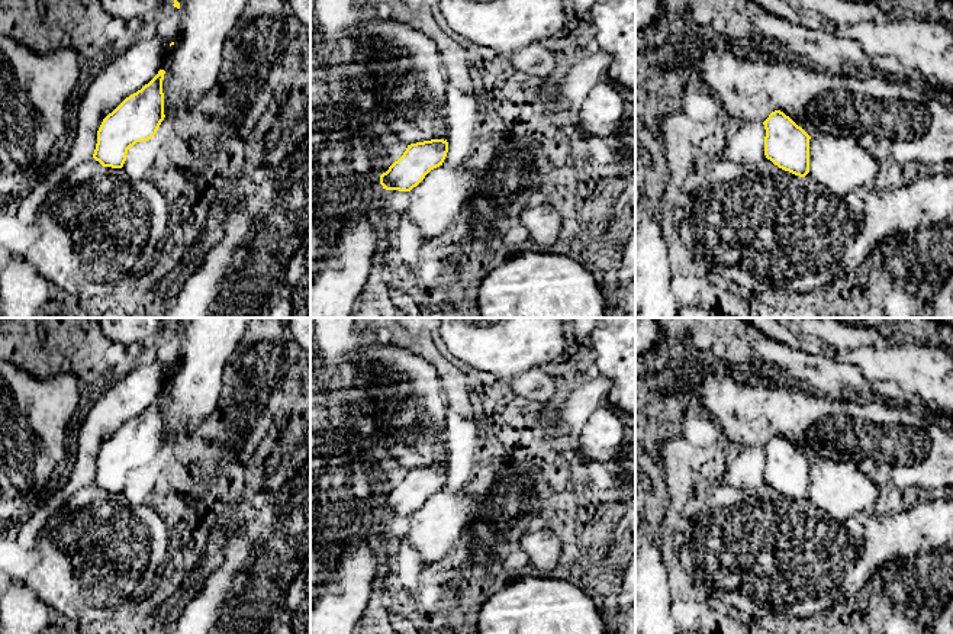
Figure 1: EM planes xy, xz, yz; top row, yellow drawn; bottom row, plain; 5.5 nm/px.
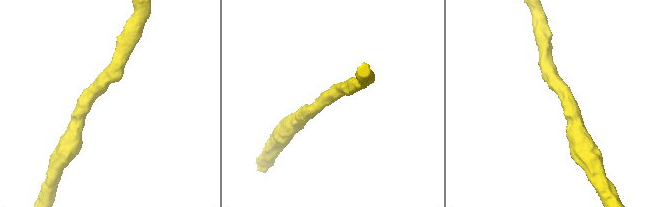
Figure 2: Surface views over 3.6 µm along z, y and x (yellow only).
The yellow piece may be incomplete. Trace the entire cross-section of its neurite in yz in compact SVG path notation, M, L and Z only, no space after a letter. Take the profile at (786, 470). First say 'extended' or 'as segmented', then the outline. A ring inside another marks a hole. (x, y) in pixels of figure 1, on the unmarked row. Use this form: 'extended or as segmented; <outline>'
extended; M780 435L772 437L763 450L764 480L779 493L799 502L809 498L838 521L878 514L883 490L854 461L809 461Z

